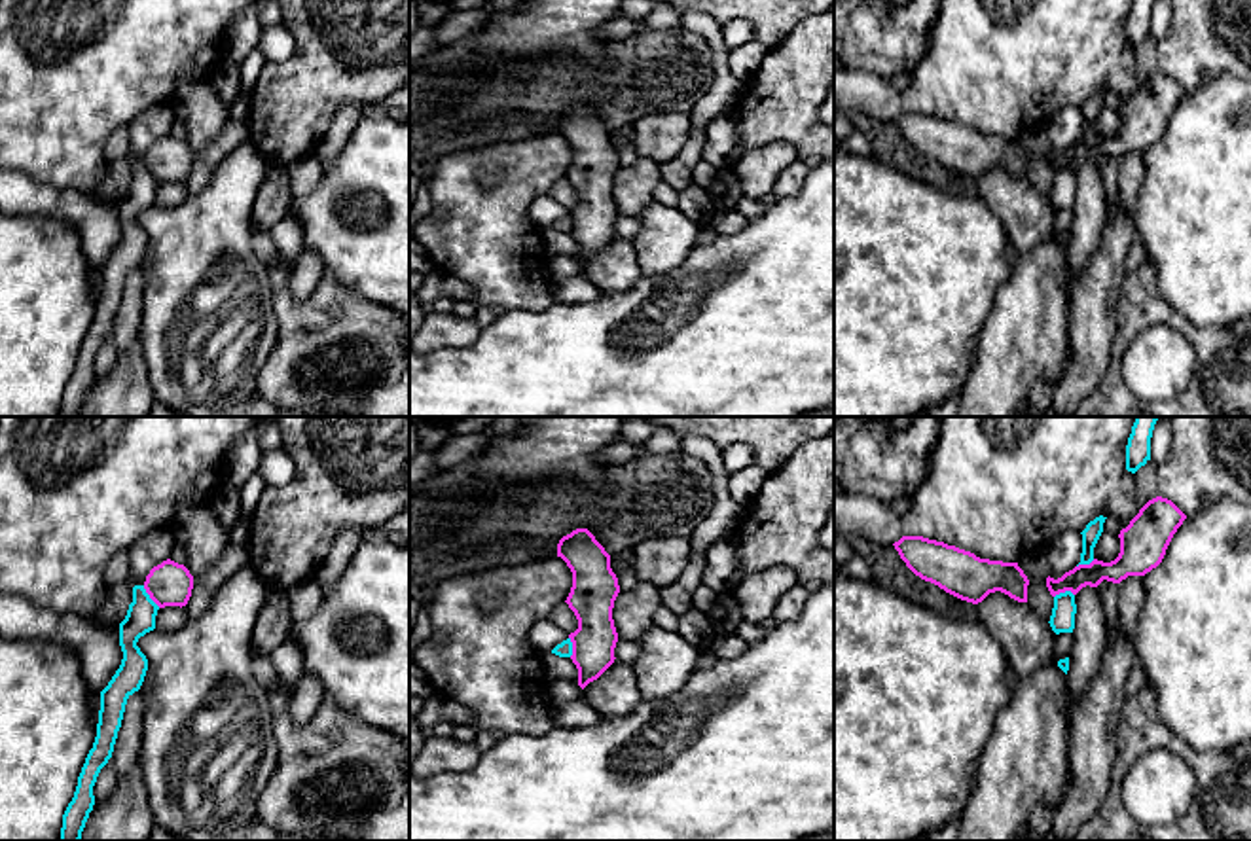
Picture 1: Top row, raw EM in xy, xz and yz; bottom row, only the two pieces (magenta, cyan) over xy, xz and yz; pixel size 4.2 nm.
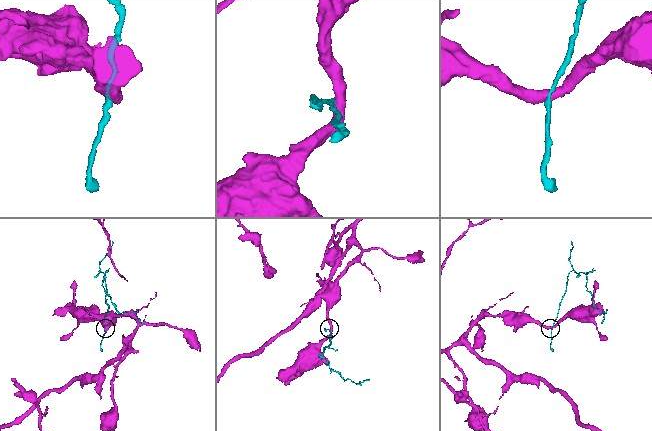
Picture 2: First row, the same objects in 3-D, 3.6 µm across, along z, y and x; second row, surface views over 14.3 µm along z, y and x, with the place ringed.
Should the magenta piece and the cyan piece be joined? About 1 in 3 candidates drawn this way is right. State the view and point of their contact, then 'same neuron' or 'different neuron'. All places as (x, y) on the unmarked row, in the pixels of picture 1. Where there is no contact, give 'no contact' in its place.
meets magenta in xy at (150, 173); different neuron

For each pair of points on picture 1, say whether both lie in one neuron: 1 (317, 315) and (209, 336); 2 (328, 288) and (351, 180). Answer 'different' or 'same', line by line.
1: different
2: different

